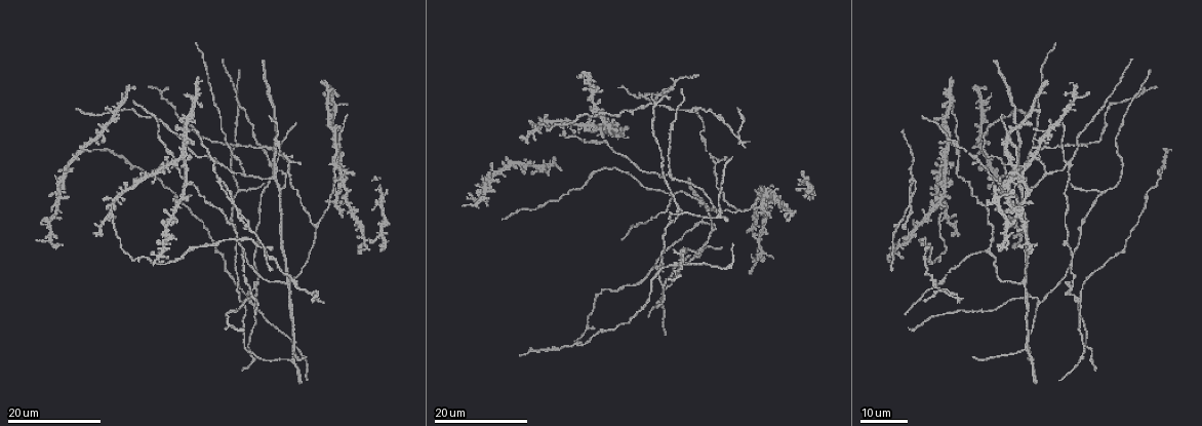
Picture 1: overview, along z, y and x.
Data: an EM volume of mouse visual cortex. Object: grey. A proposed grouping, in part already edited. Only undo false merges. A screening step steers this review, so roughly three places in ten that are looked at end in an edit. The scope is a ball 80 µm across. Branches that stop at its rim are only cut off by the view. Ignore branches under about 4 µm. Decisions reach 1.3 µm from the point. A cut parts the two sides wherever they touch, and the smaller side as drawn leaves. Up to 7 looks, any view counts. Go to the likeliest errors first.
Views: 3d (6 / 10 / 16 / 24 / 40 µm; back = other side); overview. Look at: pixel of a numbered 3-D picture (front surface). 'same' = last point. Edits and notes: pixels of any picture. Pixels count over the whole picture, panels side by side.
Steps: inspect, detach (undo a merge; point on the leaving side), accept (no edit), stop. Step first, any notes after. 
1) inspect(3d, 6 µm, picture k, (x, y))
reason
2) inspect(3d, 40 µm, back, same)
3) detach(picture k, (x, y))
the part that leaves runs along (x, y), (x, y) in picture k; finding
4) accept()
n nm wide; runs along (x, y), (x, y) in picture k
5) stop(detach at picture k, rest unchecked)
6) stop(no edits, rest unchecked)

inspect(3d, 24 µm, picture 1, (1100, 193))
three-way junction

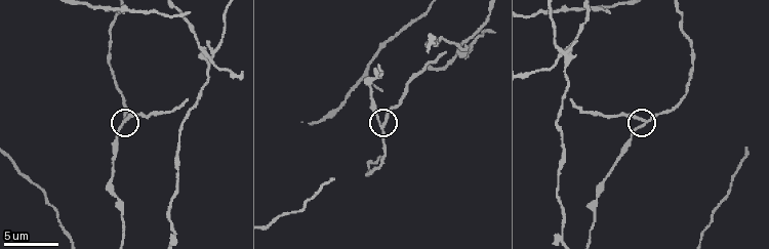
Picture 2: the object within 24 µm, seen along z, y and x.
inspect(3d, 6 µm, picture 2, (381, 126))
closer look

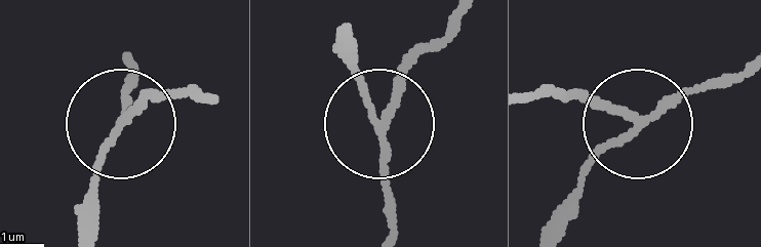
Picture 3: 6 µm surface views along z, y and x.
detach(picture 3, (141, 90))
170 nm wide; the part that leaves runs along (127, 121), (160, 98), (197, 98) in picture 3; a second neuron is stuck on

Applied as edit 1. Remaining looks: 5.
inspect(overview)

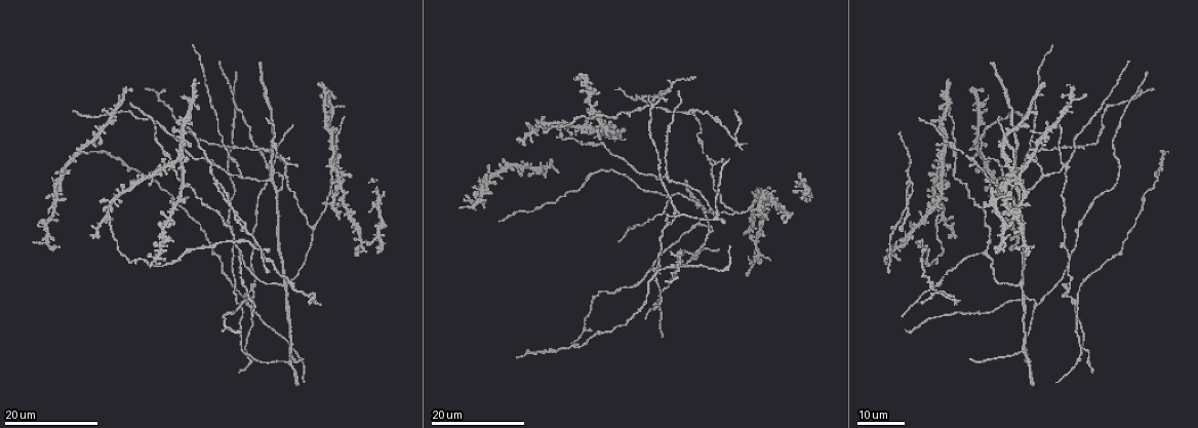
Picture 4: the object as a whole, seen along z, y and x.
inspect(3d, 24 µm, picture 4, (1015, 174))
two arms in line, one across

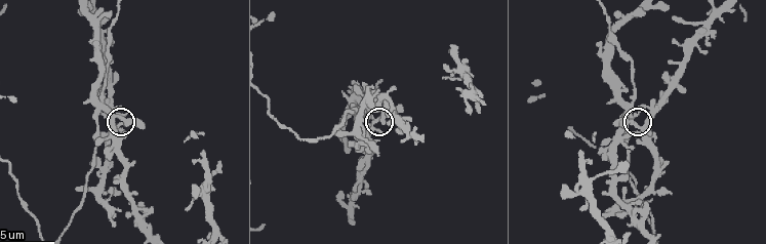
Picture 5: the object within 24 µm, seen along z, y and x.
inspect(3d, 6 µm, picture 5, (633, 122))

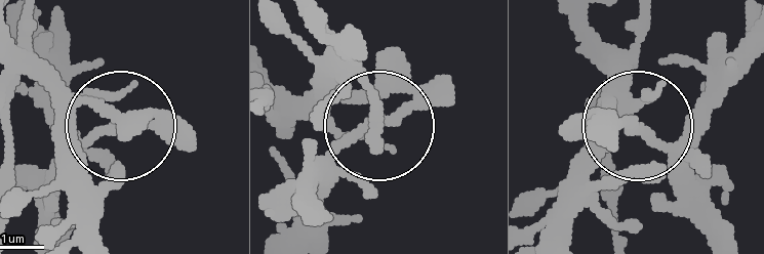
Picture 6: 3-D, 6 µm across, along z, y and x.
accept()
180 nm wide; continuous, no second neuron

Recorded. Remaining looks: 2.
inspect(3d, 16 µm, picture 4, (109, 215))
four or more arms meet

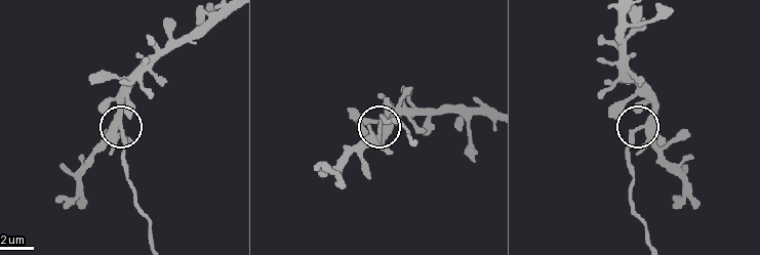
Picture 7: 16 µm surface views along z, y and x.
inspect(3d, 10 µm, picture 7, (120, 125))
closer look

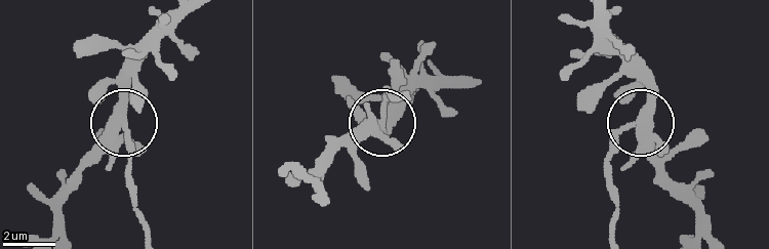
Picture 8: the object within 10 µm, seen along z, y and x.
detach(picture 8, (129, 159))
340 nm wide; two neurons meet here

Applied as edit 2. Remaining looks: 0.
stop(detach at picture 3, detach at picture 8, rest unchecked)

